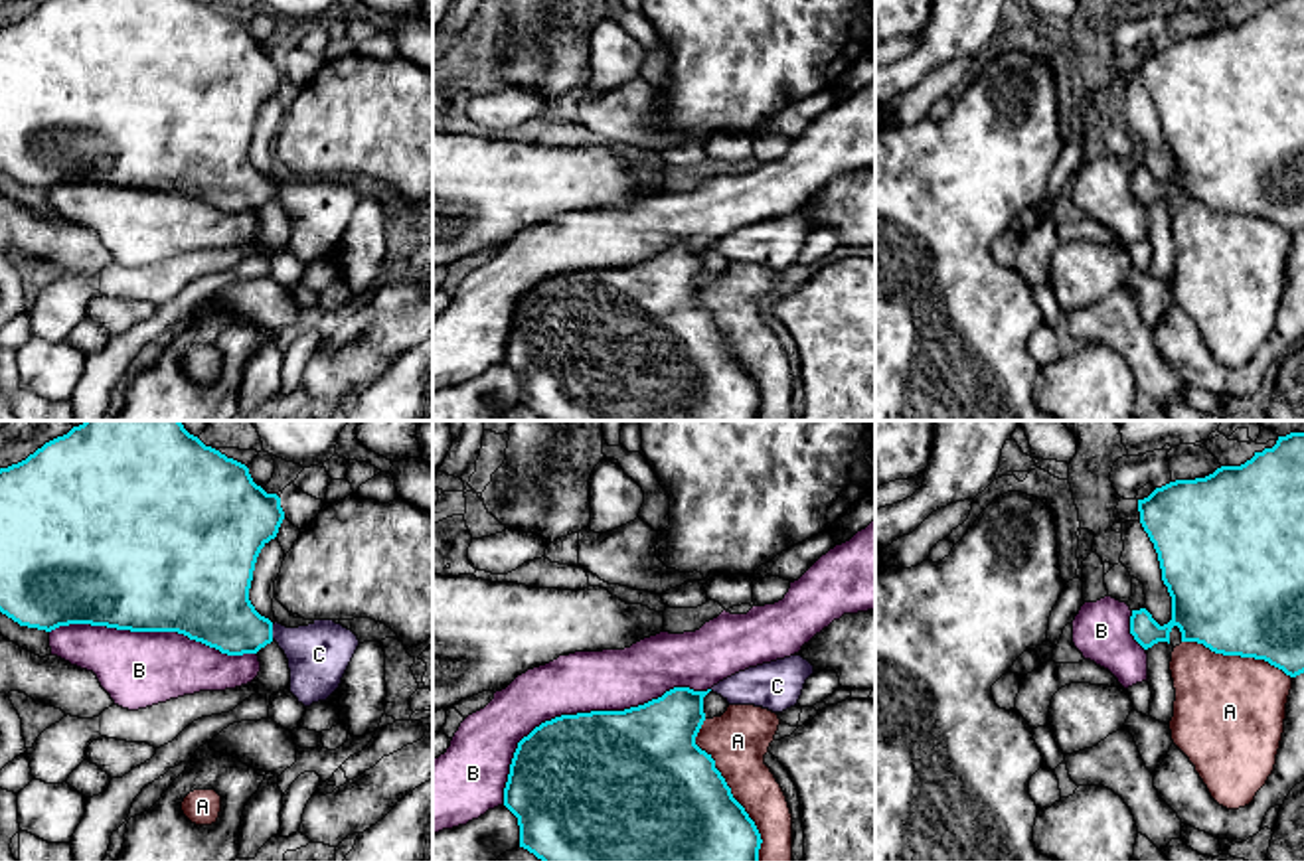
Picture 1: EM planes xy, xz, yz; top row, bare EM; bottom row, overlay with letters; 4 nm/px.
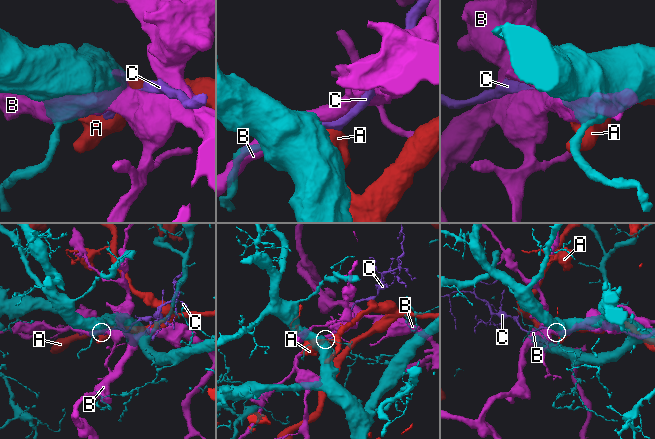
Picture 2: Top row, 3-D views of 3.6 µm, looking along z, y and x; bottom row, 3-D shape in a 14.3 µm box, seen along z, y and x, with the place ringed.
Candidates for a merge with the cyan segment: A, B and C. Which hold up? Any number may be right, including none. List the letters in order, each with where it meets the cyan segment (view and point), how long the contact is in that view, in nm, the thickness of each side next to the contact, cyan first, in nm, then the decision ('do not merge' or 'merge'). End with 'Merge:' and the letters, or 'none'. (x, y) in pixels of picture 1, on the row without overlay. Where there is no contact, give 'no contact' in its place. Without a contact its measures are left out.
A: xz (730, 348) | 650 nm | 500/240 nm | do not merge
B: xz (583, 271) | 950 nm | 500/260 nm | do not merge
C: xy (271, 190) | 60 nm | 280/260 nm | merge
Merge: C

